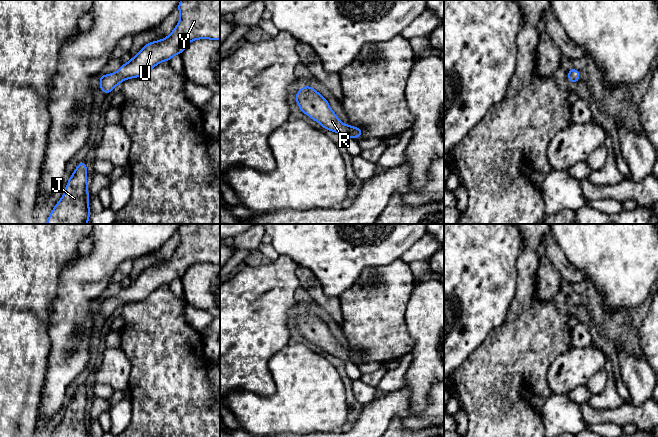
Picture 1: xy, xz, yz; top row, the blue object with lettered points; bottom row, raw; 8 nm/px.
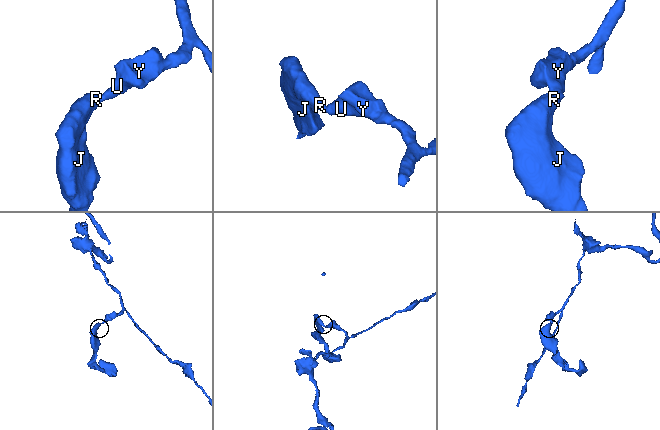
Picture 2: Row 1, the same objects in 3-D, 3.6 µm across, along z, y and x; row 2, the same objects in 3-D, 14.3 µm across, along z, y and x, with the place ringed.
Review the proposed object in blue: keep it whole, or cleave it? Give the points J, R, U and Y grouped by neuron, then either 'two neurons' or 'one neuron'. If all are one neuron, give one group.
J R U Y; one neuron

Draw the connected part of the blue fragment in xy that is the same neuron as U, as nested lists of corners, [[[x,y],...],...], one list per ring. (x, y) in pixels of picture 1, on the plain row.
[[[181,224],[177,230],[180,244],[169,260],[164,263],[145,268],[140,276],[131,284],[122,288],[116,297],[100,299],[100,313],[104,318],[110,317],[115,310],[129,302],[141,301],[163,285],[182,278],[187,269],[196,263],[220,264],[220,224]]]

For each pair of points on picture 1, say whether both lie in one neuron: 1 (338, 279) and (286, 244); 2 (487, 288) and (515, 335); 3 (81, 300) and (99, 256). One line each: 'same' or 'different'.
1: same
2: different
3: same

